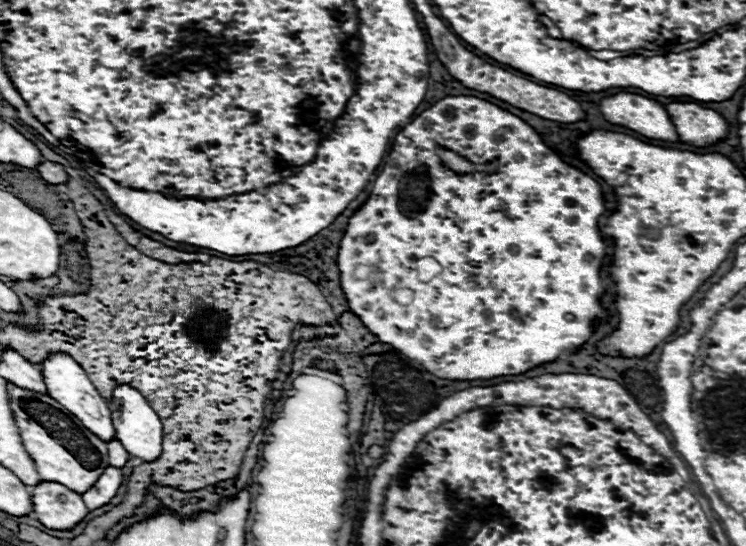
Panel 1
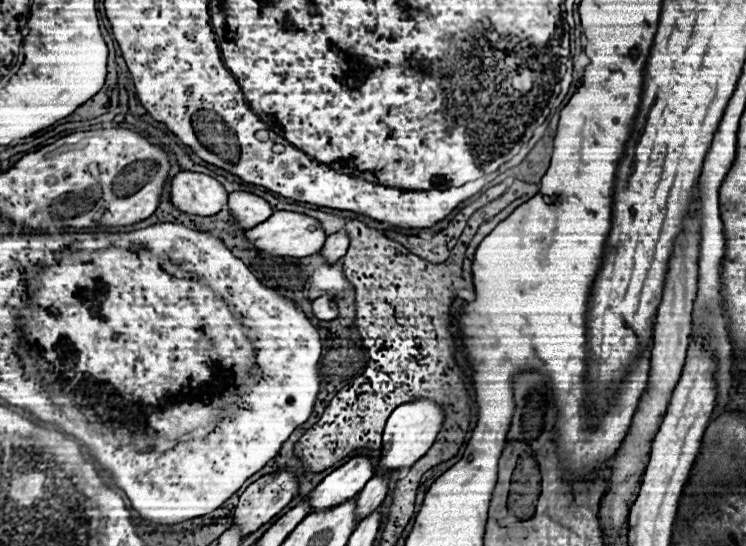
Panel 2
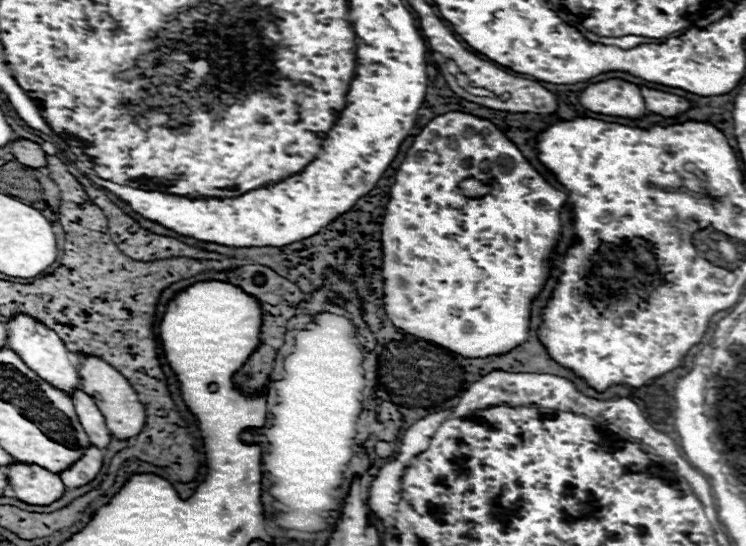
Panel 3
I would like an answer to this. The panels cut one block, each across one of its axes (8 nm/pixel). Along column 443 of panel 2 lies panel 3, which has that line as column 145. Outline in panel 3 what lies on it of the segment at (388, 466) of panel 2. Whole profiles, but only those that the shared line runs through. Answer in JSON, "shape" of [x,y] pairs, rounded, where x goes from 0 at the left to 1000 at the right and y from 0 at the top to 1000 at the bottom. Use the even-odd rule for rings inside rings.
{"shape":[[[107,652],[107,689],[110,689],[110,714],[115,722],[121,722],[129,736],[129,744],[134,747],[134,755],[142,766],[142,780],[145,788],[158,802],[158,806],[174,806],[182,802],[196,777],[196,747],[193,740],[185,733],[182,714],[174,707],[174,700],[158,681],[153,678],[147,667],[137,663],[134,656],[126,652]]]}

